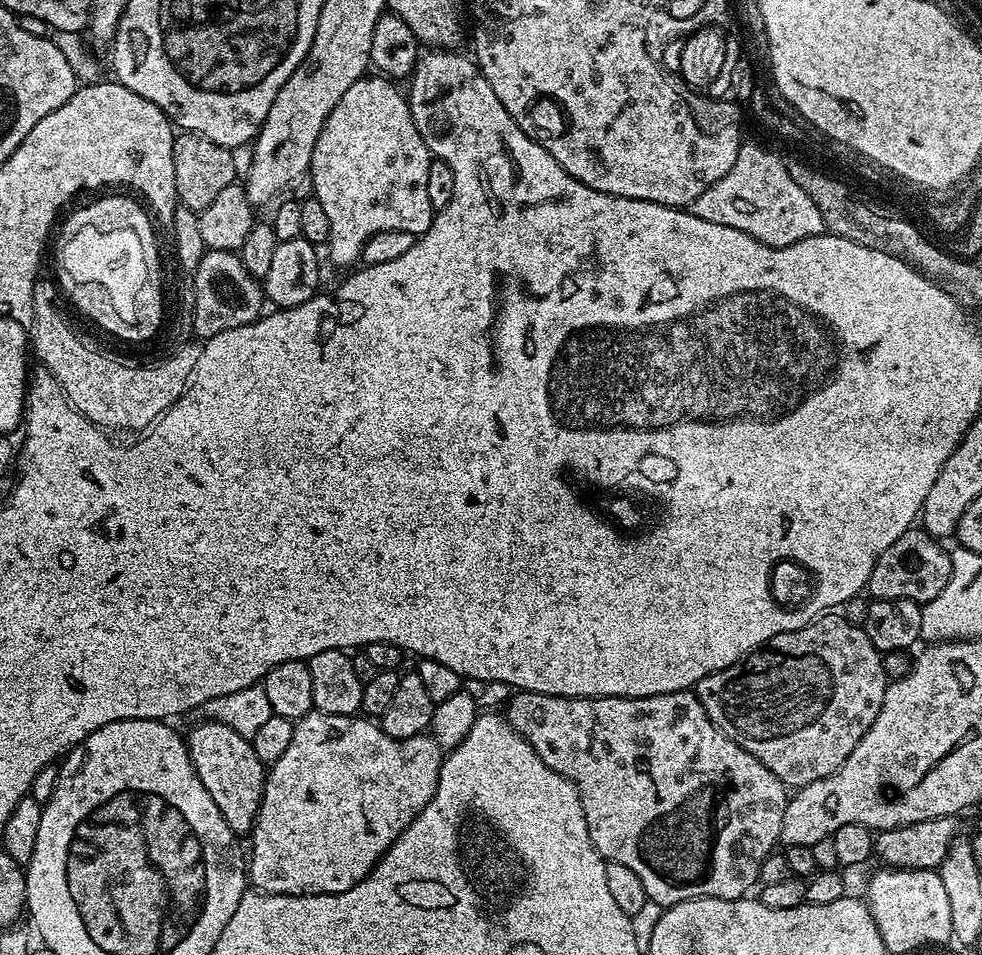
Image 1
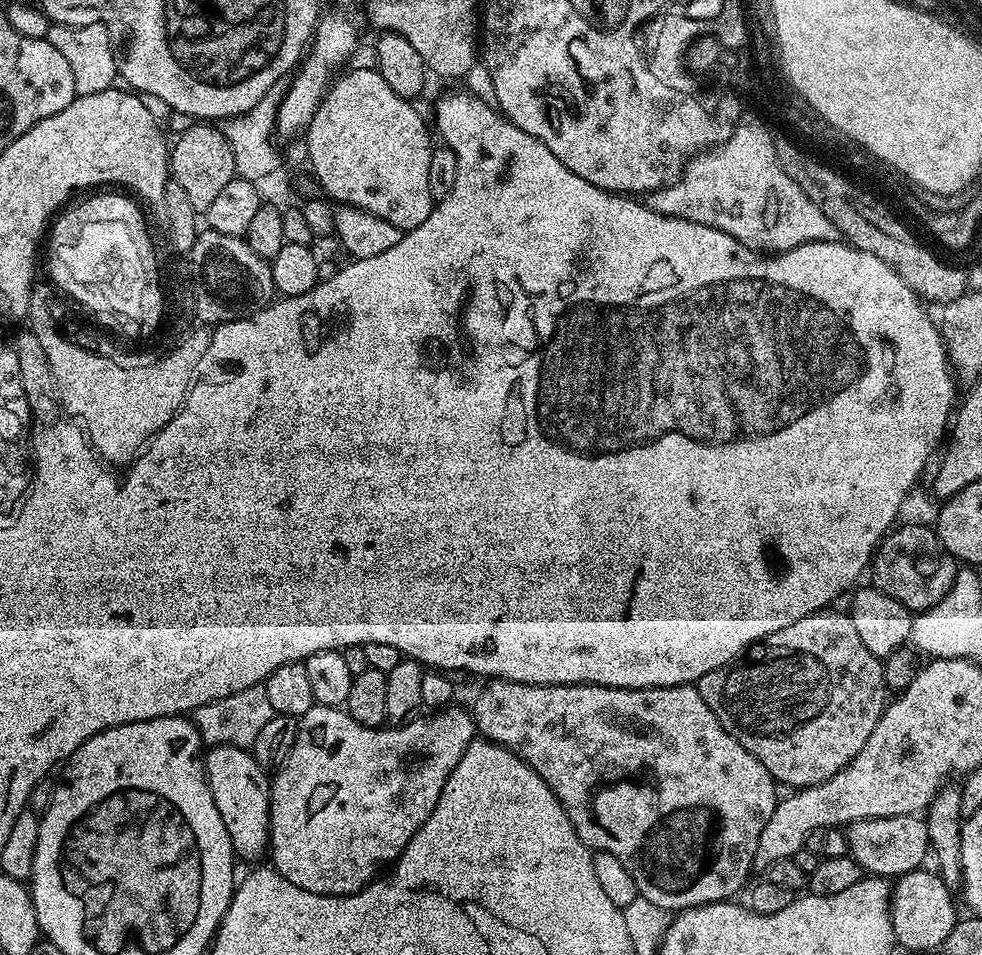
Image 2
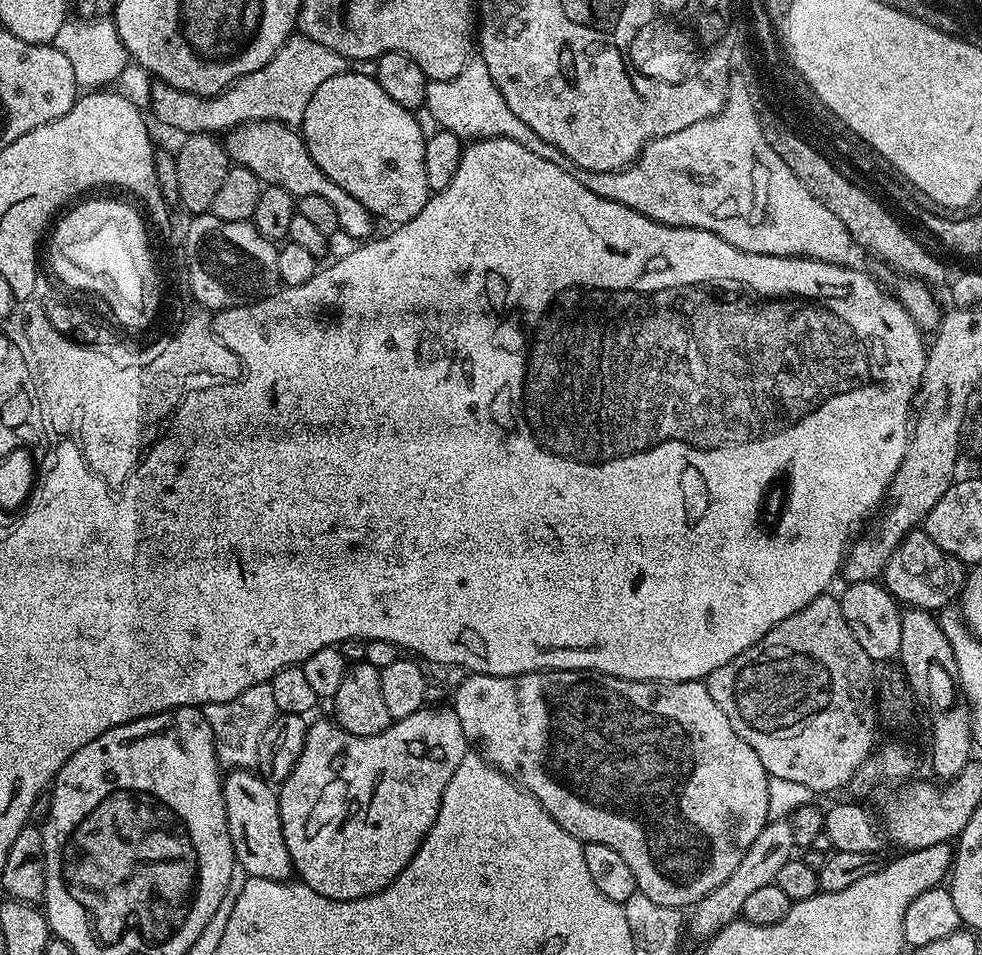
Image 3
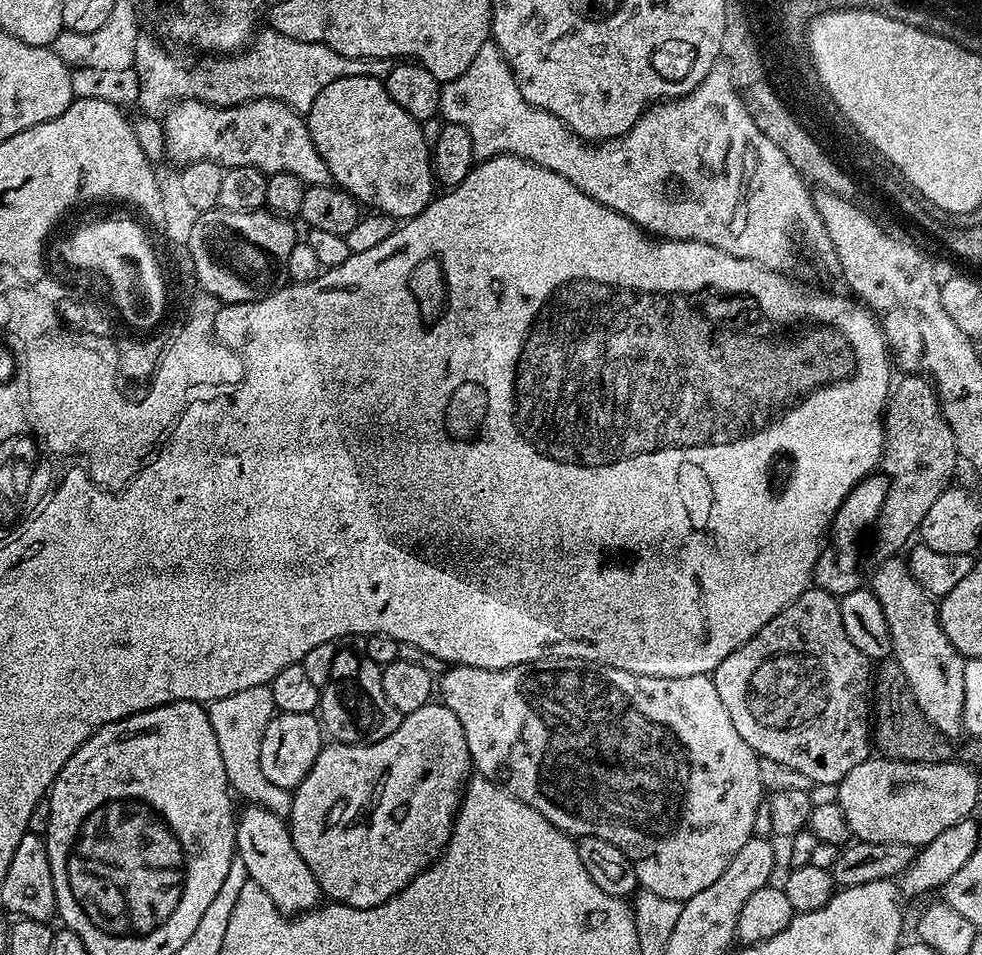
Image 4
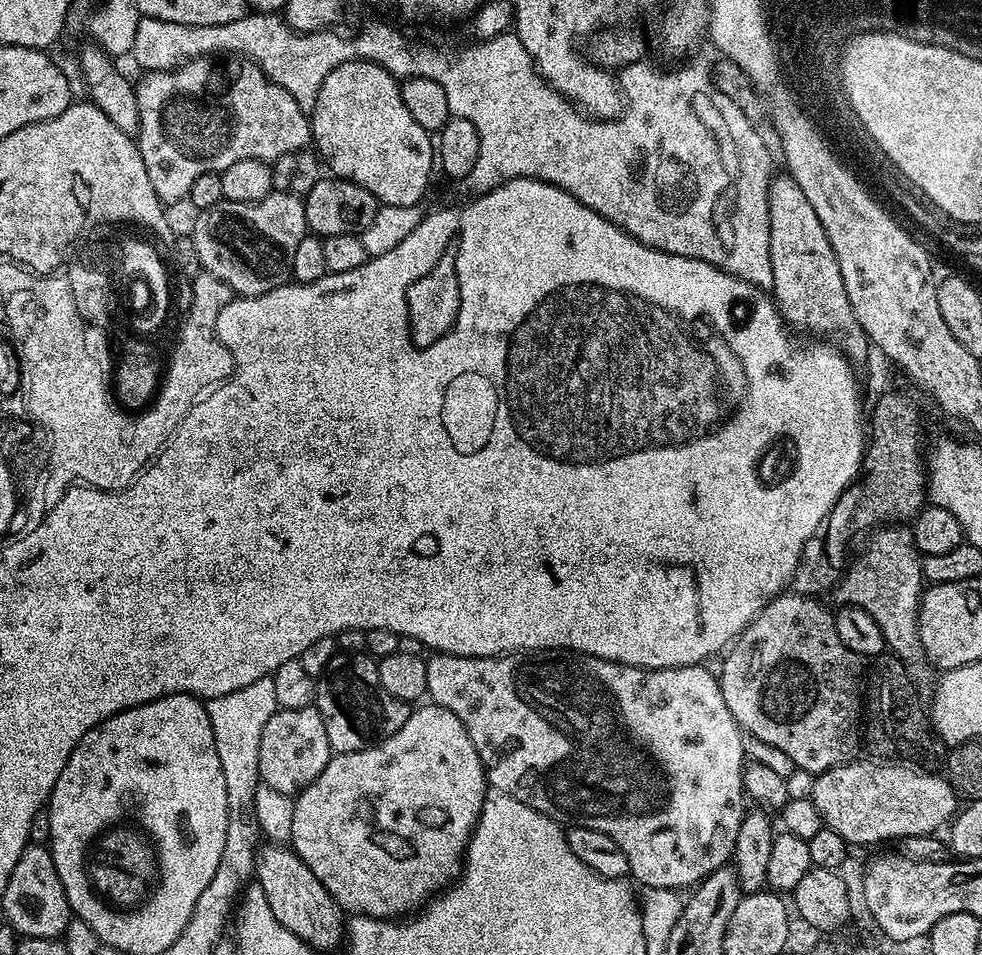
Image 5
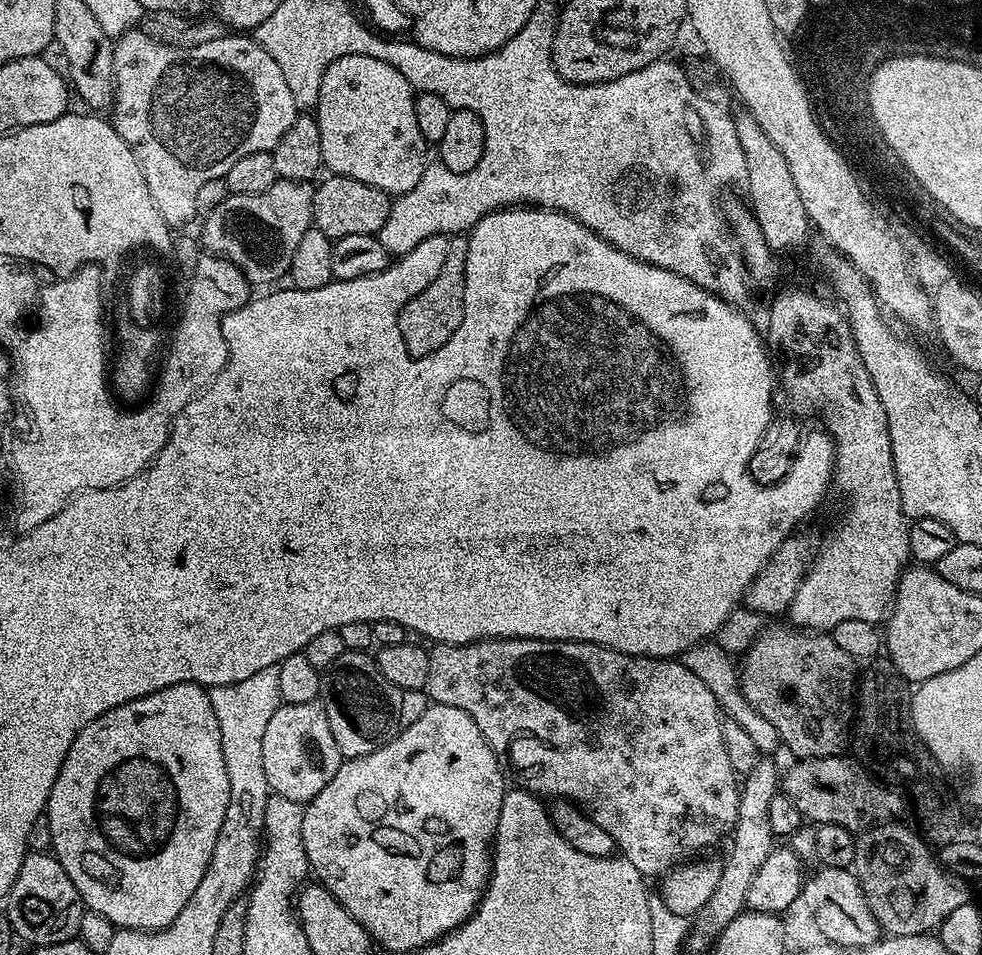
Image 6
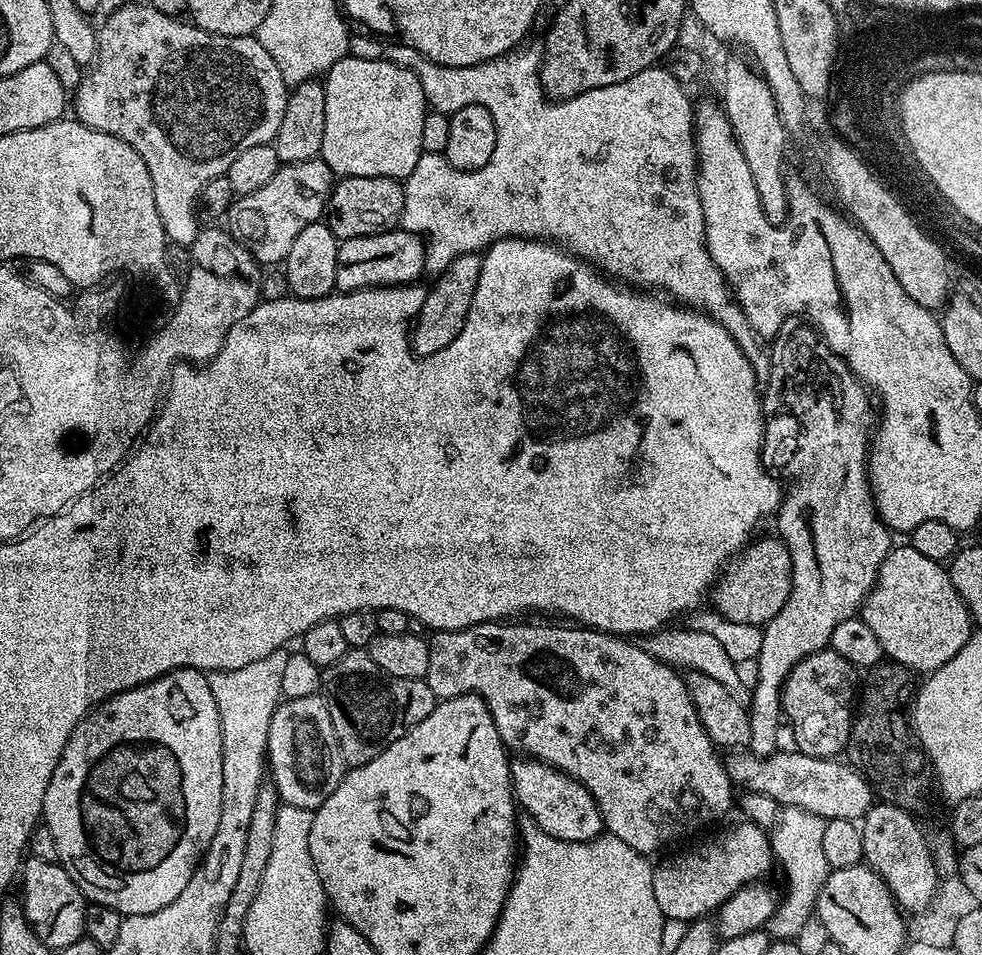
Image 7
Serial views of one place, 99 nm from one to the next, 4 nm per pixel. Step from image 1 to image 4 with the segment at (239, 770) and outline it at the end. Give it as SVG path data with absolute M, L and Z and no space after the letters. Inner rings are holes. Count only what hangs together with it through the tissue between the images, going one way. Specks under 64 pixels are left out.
M251 803L239 809L236 817L236 856L242 866L246 866L249 881L262 886L262 890L270 894L270 902L274 902L279 912L310 912L321 903L318 882L314 874L310 874L310 866L302 862L302 854L298 854L289 825L281 813Z

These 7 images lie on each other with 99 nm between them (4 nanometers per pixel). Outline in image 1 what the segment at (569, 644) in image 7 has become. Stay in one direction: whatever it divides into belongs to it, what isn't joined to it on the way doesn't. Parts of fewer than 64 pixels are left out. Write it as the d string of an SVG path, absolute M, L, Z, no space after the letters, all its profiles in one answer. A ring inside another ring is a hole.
M517 691L516 696L508 704L506 719L508 725L558 774L562 774L578 790L578 798L582 802L582 812L586 814L586 830L590 834L590 842L609 864L627 866L642 881L648 899L661 906L686 902L694 898L709 896L723 900L739 900L747 897L752 887L757 887L762 862L771 852L777 851L781 843L780 832L784 828L784 815L790 799L789 789L774 775L754 754L742 750L722 730L710 722L702 702L695 691L667 692L657 696L555 696L554 694L538 694L537 692Z

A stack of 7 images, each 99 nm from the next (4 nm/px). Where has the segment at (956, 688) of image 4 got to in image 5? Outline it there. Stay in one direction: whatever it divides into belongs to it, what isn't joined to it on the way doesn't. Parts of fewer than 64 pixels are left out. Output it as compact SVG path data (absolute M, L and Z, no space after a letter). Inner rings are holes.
M900 522L877 527L869 536L872 537L861 550L860 557L857 560L855 557L847 565L840 583L834 589L834 597L837 605L866 610L866 614L878 622L887 651L905 664L915 666L922 660L920 601L926 587L921 553L916 551L911 527Z

